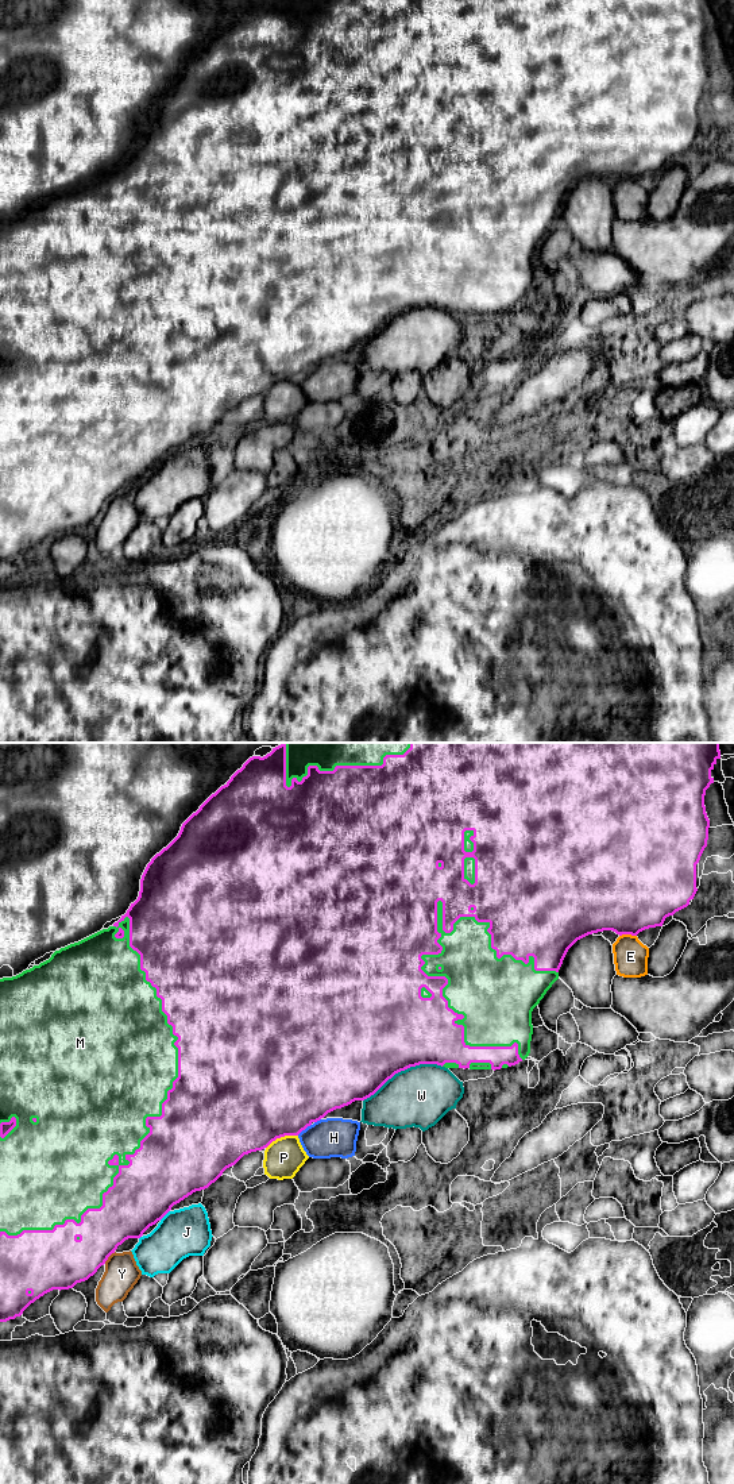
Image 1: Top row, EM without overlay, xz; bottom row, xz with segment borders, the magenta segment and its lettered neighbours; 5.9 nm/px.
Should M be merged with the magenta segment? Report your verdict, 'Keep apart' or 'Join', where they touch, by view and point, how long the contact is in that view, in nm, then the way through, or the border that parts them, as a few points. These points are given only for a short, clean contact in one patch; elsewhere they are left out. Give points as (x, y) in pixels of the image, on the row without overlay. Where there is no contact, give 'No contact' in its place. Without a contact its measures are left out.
Join. Touches magenta at xz (151, 361). Shared border 2000 nm

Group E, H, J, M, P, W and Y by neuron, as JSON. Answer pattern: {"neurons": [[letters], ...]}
{"neurons": [["E"], ["H"], ["J", "Y"], ["M"], ["P", "W"]]}

